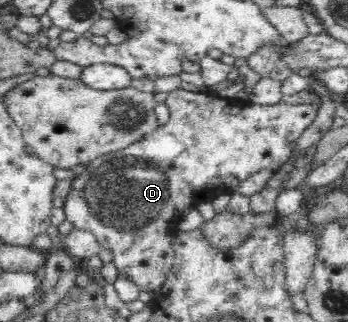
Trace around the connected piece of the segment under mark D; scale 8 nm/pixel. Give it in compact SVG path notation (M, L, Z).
M179 88L169 93L166 99L166 104L170 108L169 120L161 125L155 132L146 134L142 139L135 141L133 144L122 148L114 153L102 155L95 158L94 161L85 164L85 170L81 174L75 176L72 180L71 192L67 195L64 202L64 213L66 220L75 225L75 229L89 230L96 236L100 250L109 249L112 254L112 261L114 262L119 273L125 273L143 292L156 291L164 285L167 280L167 275L172 271L174 265L174 246L173 241L175 234L178 231L180 214L190 205L199 205L202 201L212 201L215 197L221 196L233 188L238 187L241 182L247 180L251 174L261 172L262 170L269 170L272 173L277 172L286 164L293 154L293 150L297 148L297 140L303 136L303 132L315 122L317 110L305 110L311 108L311 104L285 104L283 101L275 103L274 105L260 105L252 103L250 100L220 98L218 95L211 92L197 93L187 92Z

